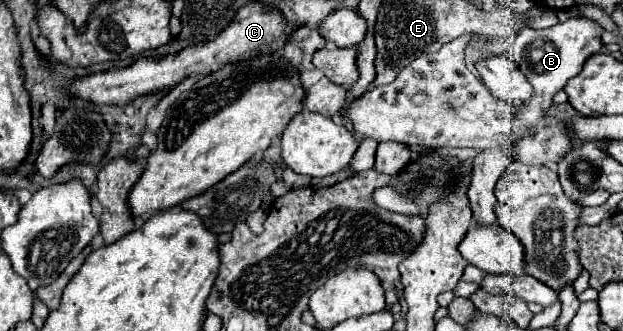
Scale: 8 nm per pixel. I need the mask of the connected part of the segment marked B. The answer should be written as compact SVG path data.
M568 18L566 22L558 22L556 26L544 28L544 30L532 30L532 28L522 28L522 32L518 32L516 42L508 54L508 58L514 62L516 68L520 68L524 72L524 76L528 78L528 82L534 88L534 96L528 100L528 104L522 106L522 110L518 110L518 122L516 128L510 134L510 142L520 140L542 116L546 116L548 108L552 106L552 98L558 90L562 90L566 86L566 82L574 76L580 74L584 60L594 56L604 44L600 40L604 28L594 24L594 26L584 26L584 18Z

